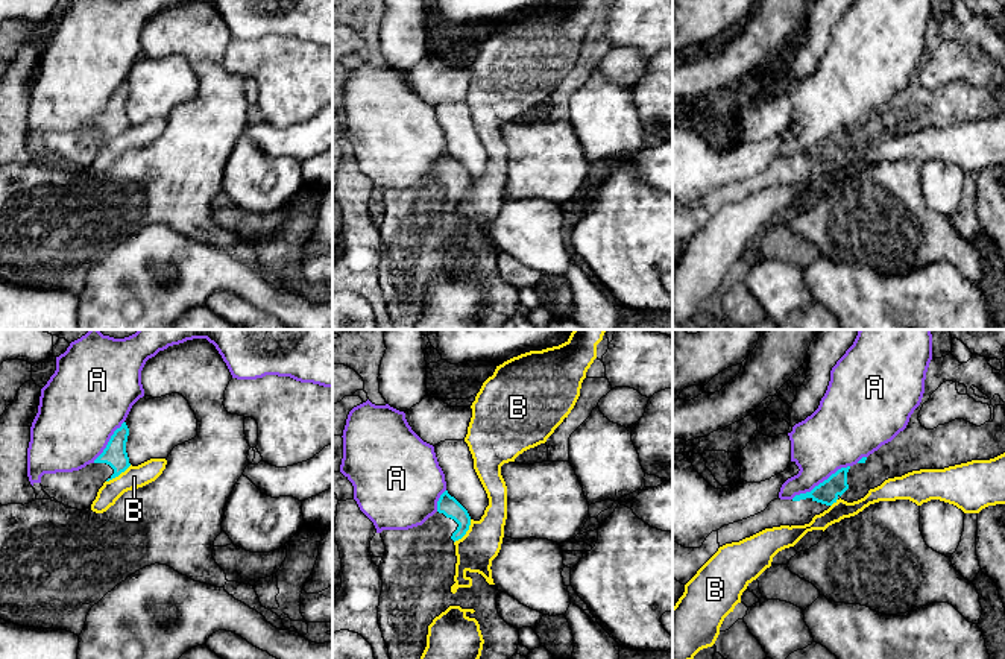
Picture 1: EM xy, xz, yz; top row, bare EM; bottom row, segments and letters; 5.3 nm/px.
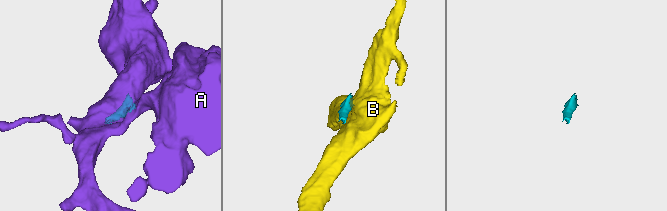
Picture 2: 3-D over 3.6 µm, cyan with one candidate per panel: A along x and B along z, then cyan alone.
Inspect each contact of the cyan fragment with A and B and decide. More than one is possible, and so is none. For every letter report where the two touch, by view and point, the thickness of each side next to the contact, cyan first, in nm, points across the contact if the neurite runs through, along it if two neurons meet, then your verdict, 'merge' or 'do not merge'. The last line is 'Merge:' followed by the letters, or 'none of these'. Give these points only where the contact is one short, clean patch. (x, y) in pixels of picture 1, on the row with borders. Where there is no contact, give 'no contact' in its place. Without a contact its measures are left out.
A: yz (820, 483) | 120/340 nm | do not merge
B: xz (466, 530) | 110/200 nm | do not merge
Merge: none of these

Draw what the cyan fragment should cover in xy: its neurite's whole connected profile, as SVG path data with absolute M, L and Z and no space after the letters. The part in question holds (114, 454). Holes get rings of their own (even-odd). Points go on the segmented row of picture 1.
M126 422L114 431L103 452L90 465L73 472L44 474L43 490L71 509L90 509L105 481L124 472L131 463L126 452Z

